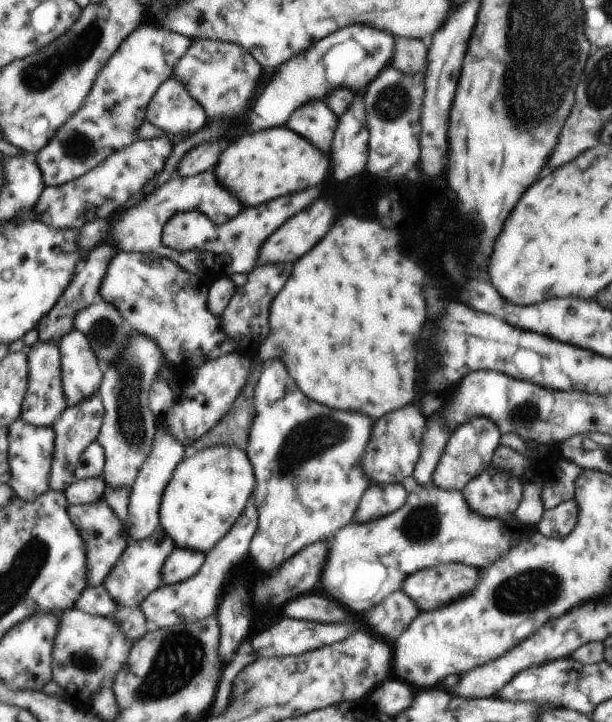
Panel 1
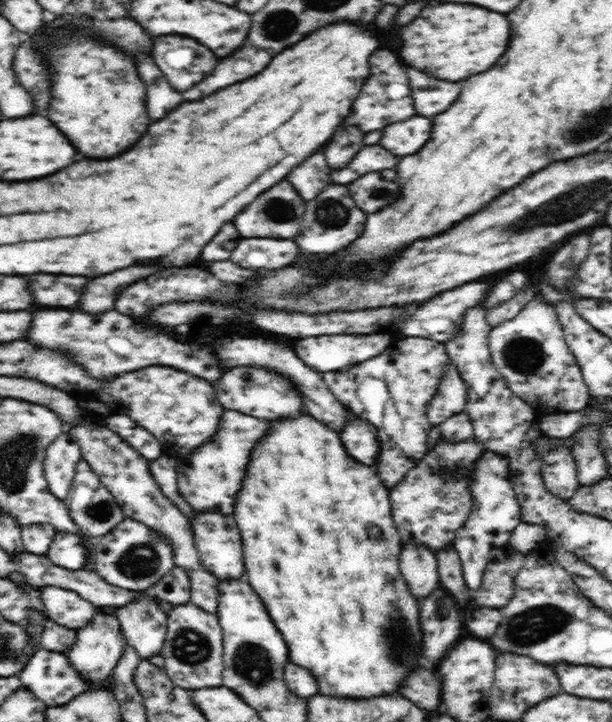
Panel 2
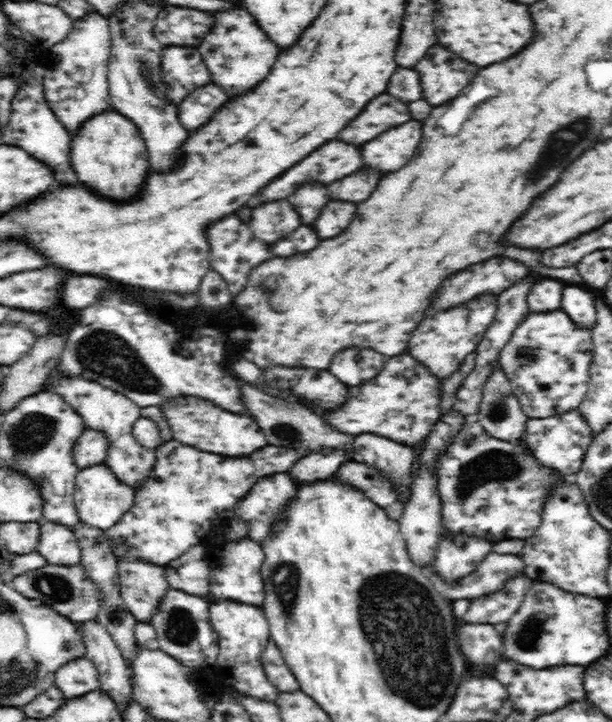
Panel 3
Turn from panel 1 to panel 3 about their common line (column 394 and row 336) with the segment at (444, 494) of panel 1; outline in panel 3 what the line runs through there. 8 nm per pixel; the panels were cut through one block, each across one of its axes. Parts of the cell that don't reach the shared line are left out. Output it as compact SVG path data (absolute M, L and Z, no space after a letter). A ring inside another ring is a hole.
M561 309L532 312L516 327L511 339L499 352L499 368L505 372L512 392L528 419L561 416L577 410L590 382L592 331L580 328Z

